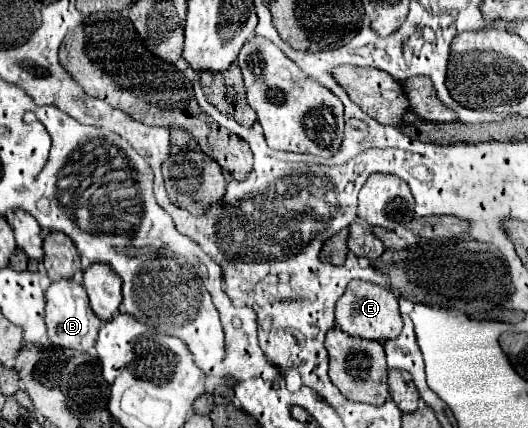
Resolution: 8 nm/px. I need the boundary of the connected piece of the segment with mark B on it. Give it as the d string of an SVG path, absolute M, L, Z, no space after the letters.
M59 280L47 288L45 298L47 298L45 322L49 330L49 340L61 348L89 352L95 346L97 332L101 328L101 320L89 308L89 298L87 298L85 288L81 284L75 284L73 280Z

